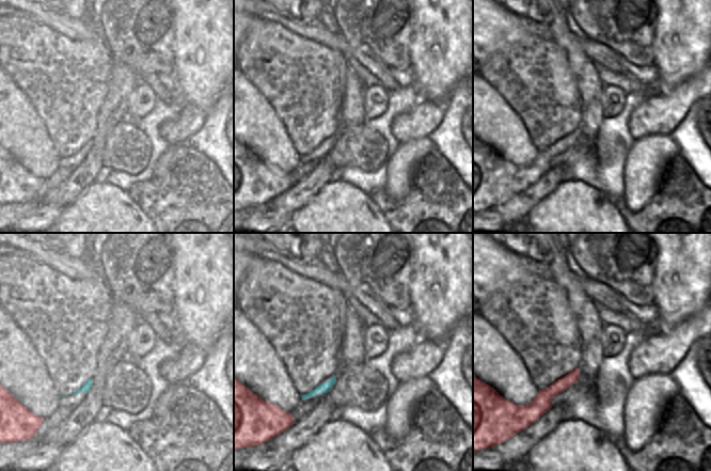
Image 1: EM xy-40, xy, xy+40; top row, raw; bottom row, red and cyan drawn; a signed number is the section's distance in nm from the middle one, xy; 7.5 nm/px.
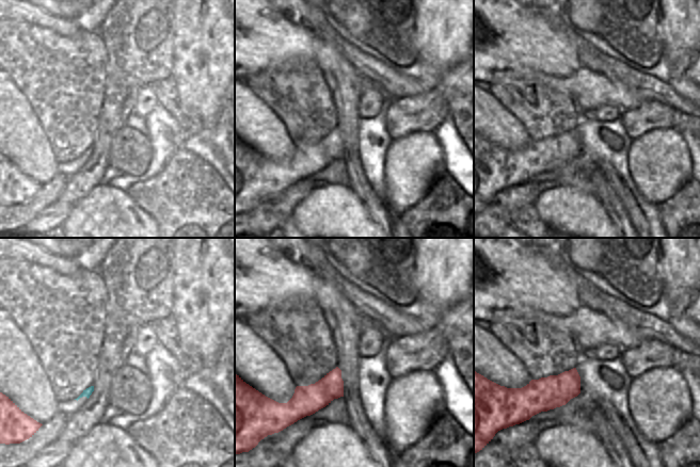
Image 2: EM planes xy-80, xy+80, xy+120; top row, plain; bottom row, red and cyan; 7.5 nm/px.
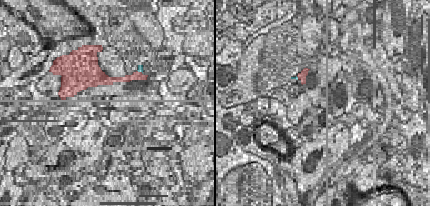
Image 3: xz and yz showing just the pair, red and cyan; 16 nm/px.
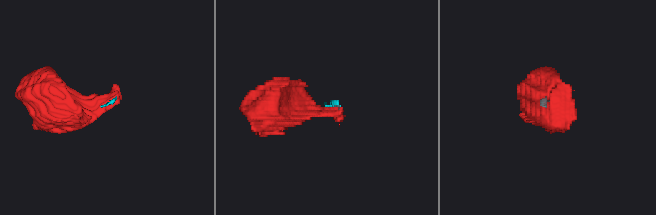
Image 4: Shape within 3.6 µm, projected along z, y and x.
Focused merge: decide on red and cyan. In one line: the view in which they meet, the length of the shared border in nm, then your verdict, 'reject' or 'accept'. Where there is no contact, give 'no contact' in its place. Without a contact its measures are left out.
contact in xy; length 120 nm; reject

